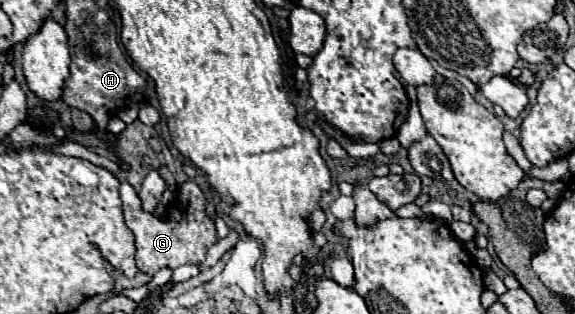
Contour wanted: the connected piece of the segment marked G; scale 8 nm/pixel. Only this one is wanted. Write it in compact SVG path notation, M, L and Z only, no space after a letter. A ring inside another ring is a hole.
M127 180L121 182L121 200L123 200L125 224L135 234L135 246L137 246L135 262L137 262L137 268L141 272L155 274L157 270L161 270L165 266L177 268L181 264L199 264L205 258L207 250L217 242L215 224L205 214L207 200L205 200L201 188L193 180L189 180L189 182L183 182L179 185L179 190L181 191L181 214L171 212L169 218L159 220L151 212L145 212L141 208L141 198L137 196L135 188ZM183 196L186 196L186 200L183 200Z

